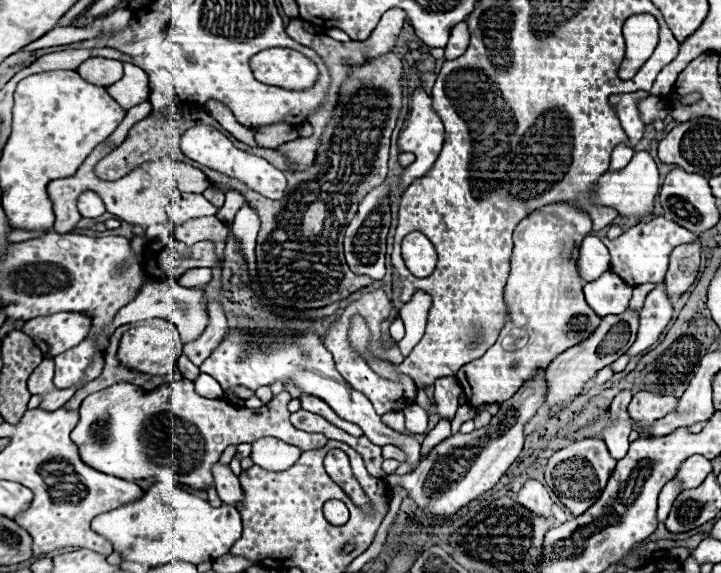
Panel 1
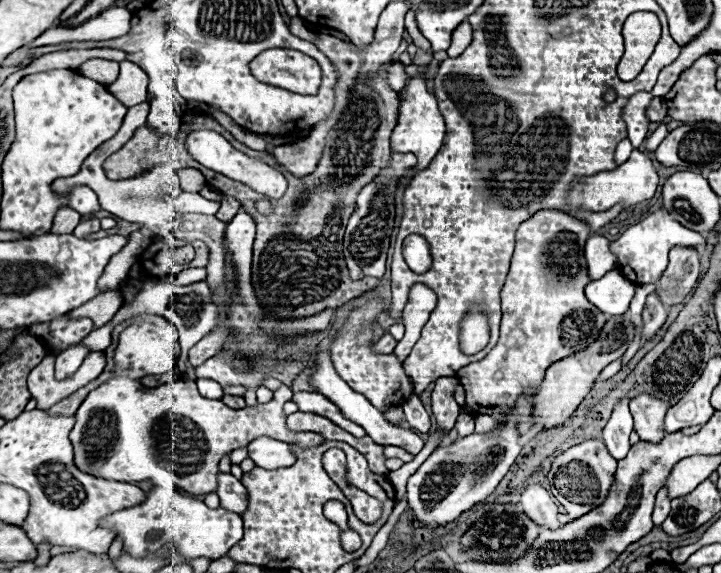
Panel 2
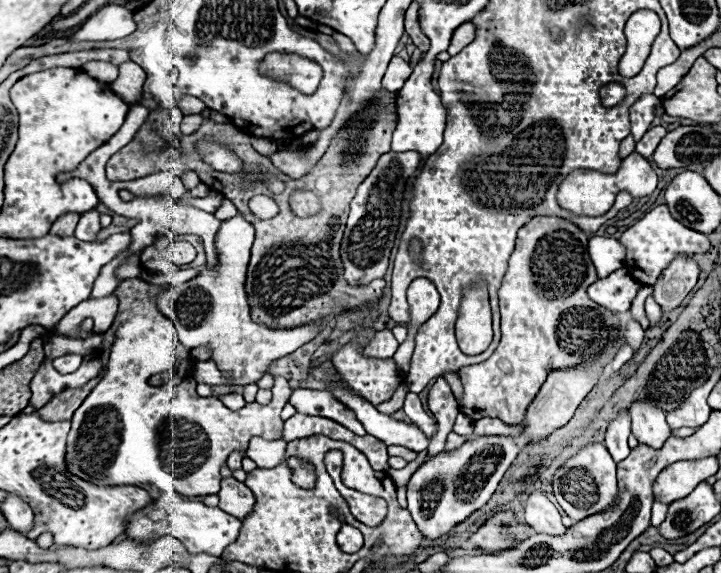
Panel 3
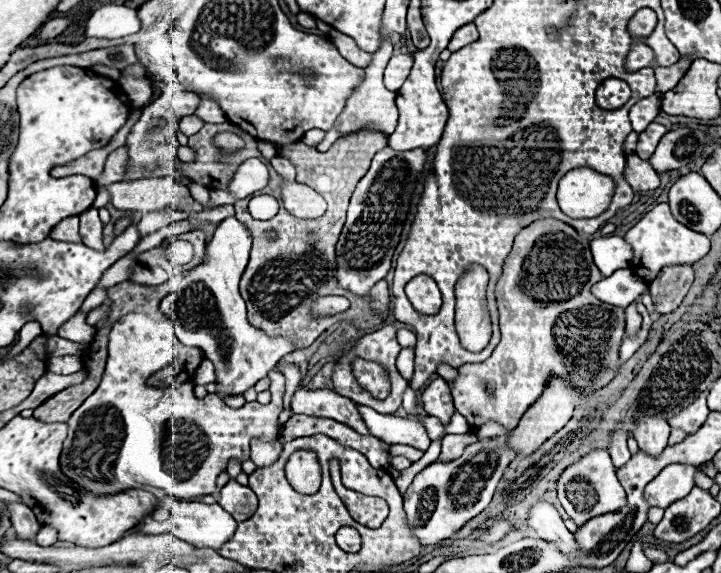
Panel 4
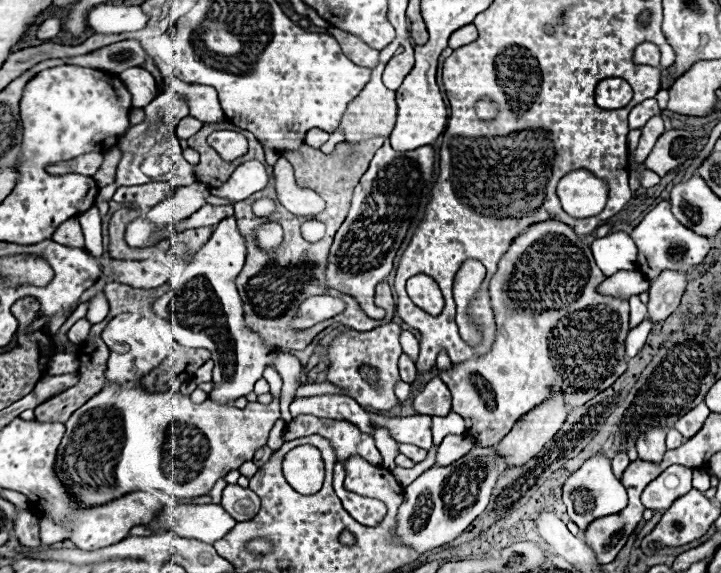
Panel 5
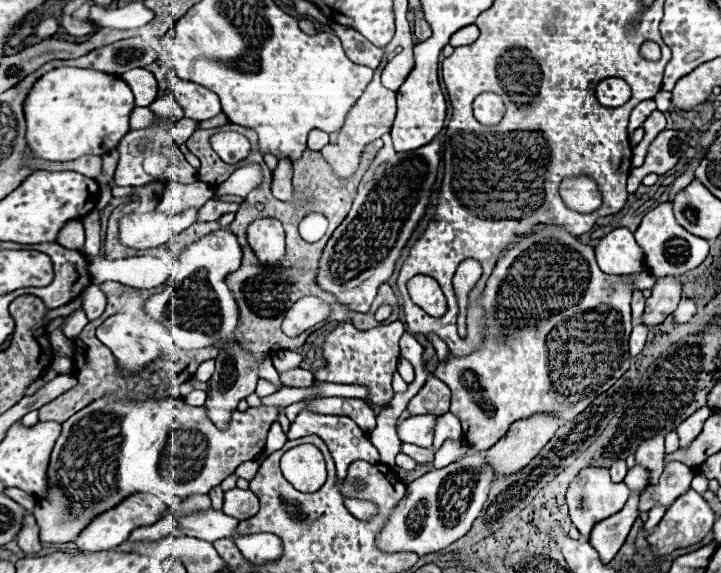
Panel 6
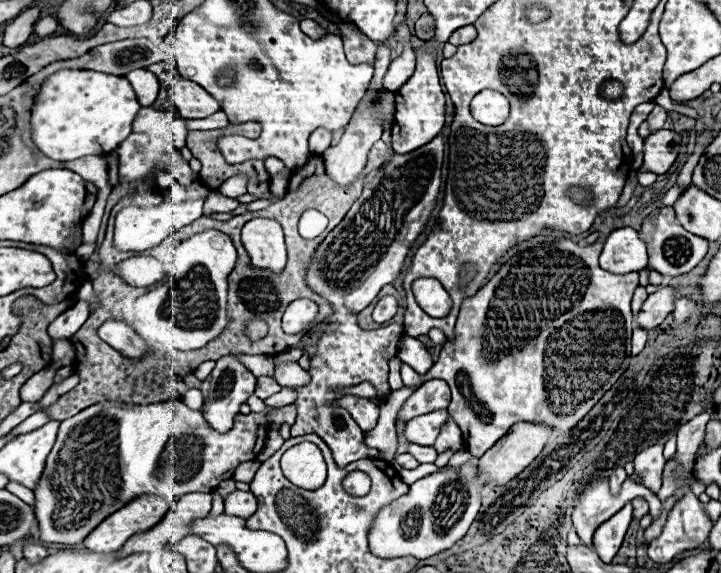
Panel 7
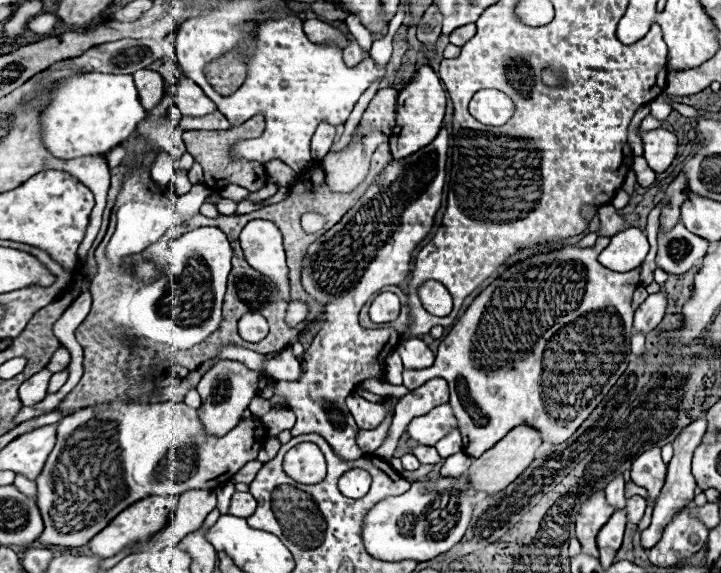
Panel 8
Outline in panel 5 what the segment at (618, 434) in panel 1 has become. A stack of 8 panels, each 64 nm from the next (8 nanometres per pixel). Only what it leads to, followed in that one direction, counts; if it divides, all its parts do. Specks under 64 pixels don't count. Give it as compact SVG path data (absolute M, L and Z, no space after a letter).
M618 452L614 458L612 458L612 472L616 478L620 478L624 474L624 468L628 468L630 460L628 460L628 454L626 452Z

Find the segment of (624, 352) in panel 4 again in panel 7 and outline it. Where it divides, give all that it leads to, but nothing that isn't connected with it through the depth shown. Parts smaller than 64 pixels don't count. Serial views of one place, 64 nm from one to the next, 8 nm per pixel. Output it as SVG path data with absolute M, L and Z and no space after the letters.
M635 328L632 333L632 354L640 354L647 341L647 331L642 328Z

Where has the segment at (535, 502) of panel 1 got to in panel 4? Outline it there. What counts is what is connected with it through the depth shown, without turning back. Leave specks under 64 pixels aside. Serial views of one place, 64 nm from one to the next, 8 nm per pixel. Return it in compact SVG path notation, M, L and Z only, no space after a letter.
M538 502L528 518L528 524L536 530L542 540L554 542L564 554L580 556L580 546L574 540L574 534L566 530L560 514L550 502Z

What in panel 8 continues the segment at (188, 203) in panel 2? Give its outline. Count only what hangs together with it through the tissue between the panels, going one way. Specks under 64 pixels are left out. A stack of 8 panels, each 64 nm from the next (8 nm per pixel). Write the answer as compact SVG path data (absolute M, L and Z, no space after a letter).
M230 184L230 186L226 186L226 188L220 192L220 196L222 196L222 198L234 200L234 202L242 202L242 200L246 200L246 196L248 196L248 194L250 194L250 192L248 192L246 188L236 186L236 184Z

